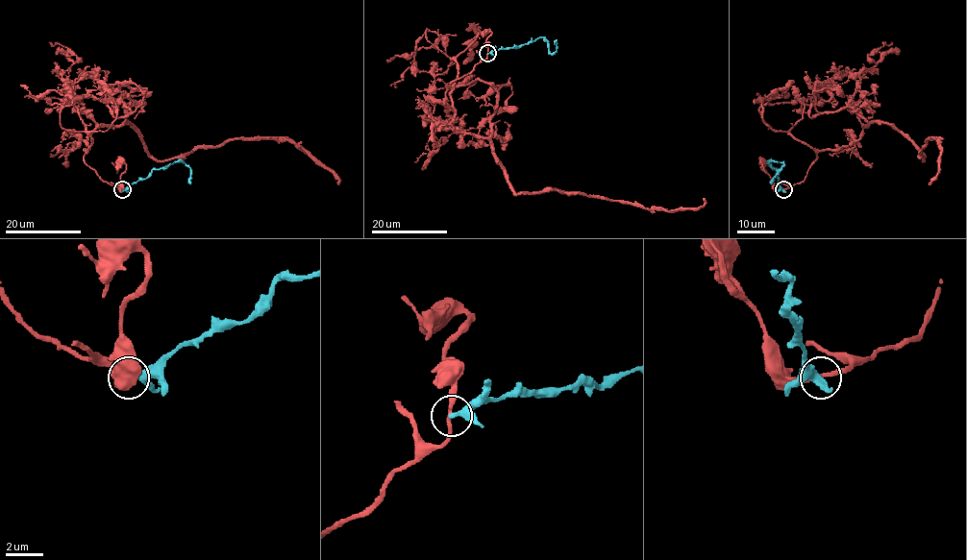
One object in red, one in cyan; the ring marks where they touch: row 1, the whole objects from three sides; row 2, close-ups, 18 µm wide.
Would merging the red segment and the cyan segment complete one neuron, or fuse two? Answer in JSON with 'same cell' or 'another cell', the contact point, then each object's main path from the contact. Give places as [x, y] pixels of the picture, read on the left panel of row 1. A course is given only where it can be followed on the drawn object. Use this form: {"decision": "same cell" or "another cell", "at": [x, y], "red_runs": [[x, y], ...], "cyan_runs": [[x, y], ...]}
{"decision": "another cell", "at": [122, 189], "red_runs": [[122, 189], [84, 159], [98, 127], [123, 122], [156, 159], [233, 139], [293, 140], [337, 183]], "cyan_runs": [[122, 189], [144, 179], [153, 170], [181, 161], [189, 169], [190, 183]]}

